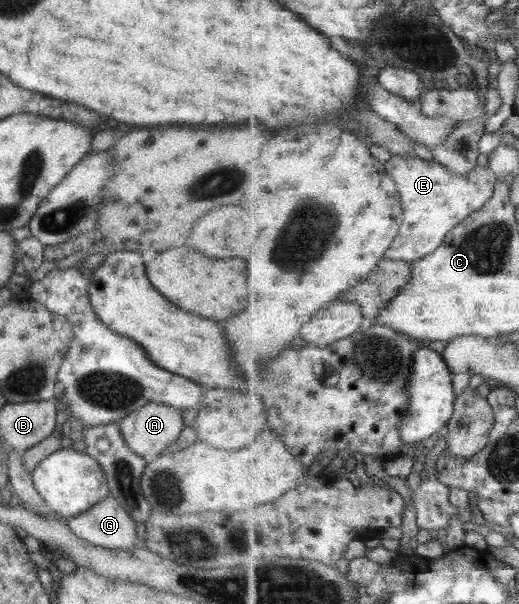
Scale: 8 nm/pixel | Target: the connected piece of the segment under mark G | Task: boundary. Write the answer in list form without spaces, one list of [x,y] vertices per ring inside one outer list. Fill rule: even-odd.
[[[112,495],[66,522],[76,536],[90,544],[126,550],[141,546],[134,519]]]

